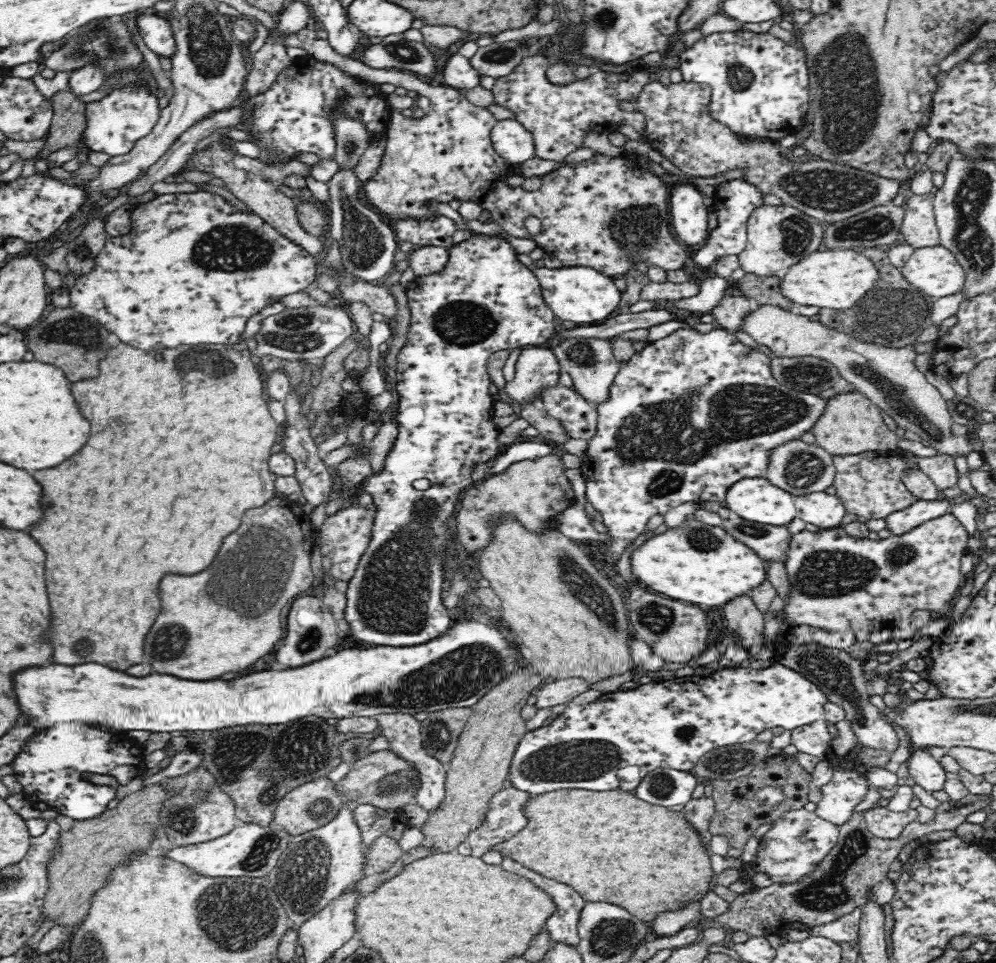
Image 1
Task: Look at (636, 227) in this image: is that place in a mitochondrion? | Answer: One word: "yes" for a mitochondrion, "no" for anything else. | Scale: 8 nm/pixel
yes

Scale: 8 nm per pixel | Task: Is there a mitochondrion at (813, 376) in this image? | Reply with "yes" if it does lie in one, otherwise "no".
yes

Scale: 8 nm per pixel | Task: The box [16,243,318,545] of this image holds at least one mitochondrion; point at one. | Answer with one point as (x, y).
(74, 332)

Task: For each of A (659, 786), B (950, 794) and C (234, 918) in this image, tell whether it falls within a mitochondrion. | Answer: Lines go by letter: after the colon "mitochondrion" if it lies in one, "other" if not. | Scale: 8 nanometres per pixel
A: mitochondrion
B: other
C: mitochondrion

